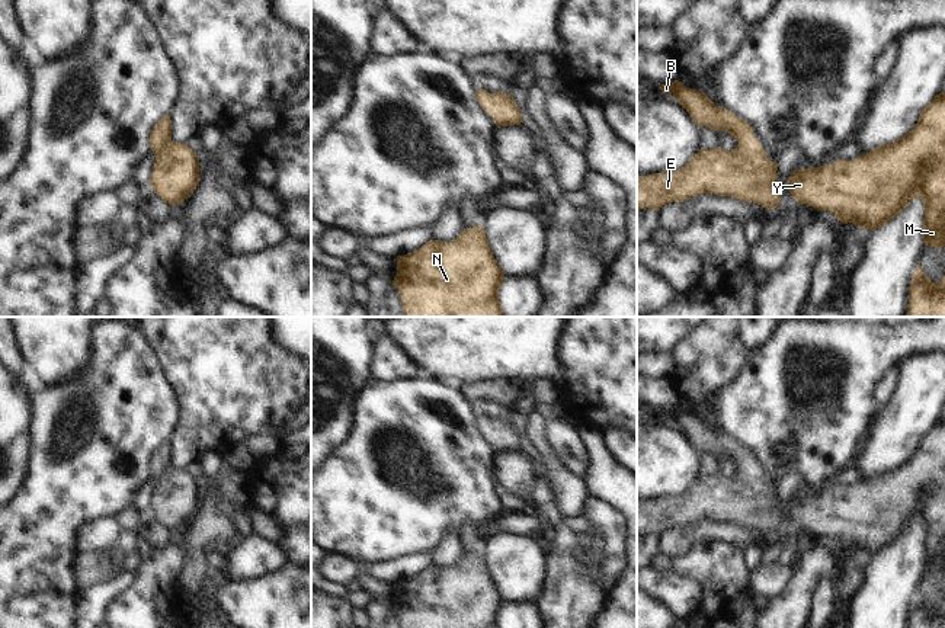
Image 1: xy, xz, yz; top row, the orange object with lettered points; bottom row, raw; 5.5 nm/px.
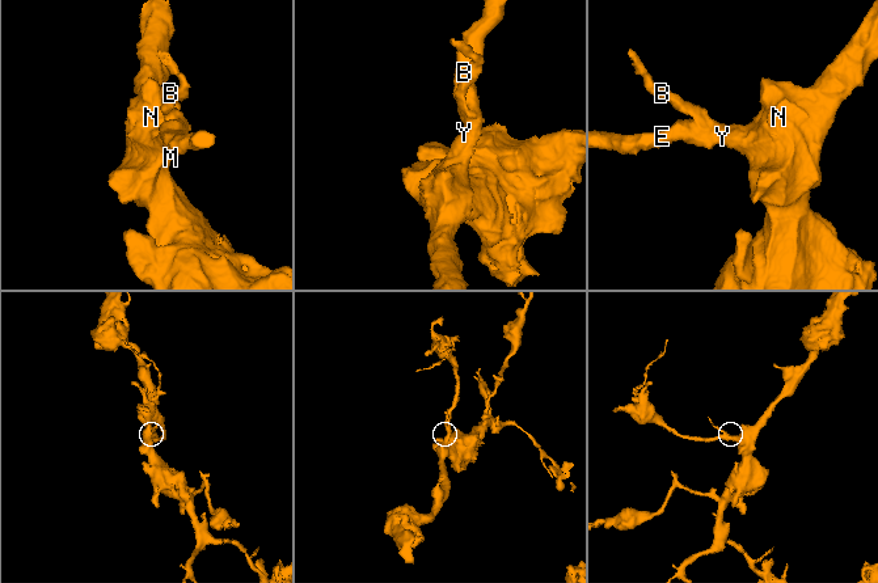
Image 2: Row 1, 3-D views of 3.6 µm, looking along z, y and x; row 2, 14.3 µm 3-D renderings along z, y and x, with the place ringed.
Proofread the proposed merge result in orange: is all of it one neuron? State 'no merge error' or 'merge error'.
no merge error

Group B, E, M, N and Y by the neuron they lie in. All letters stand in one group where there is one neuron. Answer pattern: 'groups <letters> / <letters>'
groups B E M N Y

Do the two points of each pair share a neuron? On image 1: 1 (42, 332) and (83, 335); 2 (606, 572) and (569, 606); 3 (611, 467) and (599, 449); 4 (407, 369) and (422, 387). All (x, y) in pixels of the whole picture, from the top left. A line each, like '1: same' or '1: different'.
1: same
2: different
3: same
4: different

